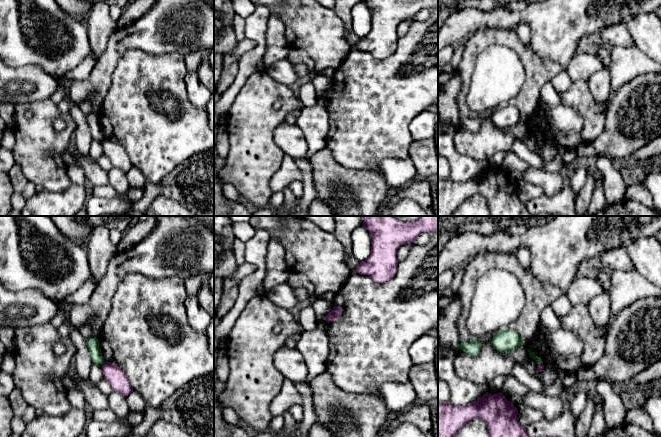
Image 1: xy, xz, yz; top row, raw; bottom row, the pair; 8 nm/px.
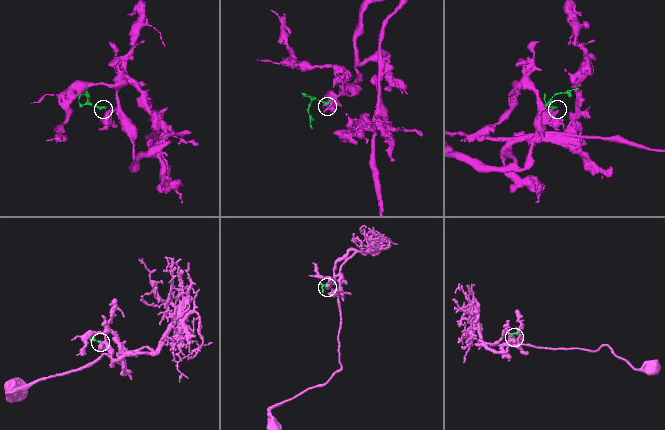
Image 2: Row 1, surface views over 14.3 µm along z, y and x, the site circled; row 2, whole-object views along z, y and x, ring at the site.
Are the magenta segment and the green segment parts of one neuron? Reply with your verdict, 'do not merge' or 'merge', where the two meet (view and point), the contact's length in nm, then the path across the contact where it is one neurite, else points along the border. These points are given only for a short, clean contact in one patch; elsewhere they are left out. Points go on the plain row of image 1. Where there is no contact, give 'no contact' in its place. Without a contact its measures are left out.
do not merge | xy (103, 140) | 40 nm | along xy (105, 138), (102, 141)

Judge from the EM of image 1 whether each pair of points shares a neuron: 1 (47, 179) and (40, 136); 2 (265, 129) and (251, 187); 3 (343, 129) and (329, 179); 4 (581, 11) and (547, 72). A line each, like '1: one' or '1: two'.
1: one
2: one
3: two
4: two

